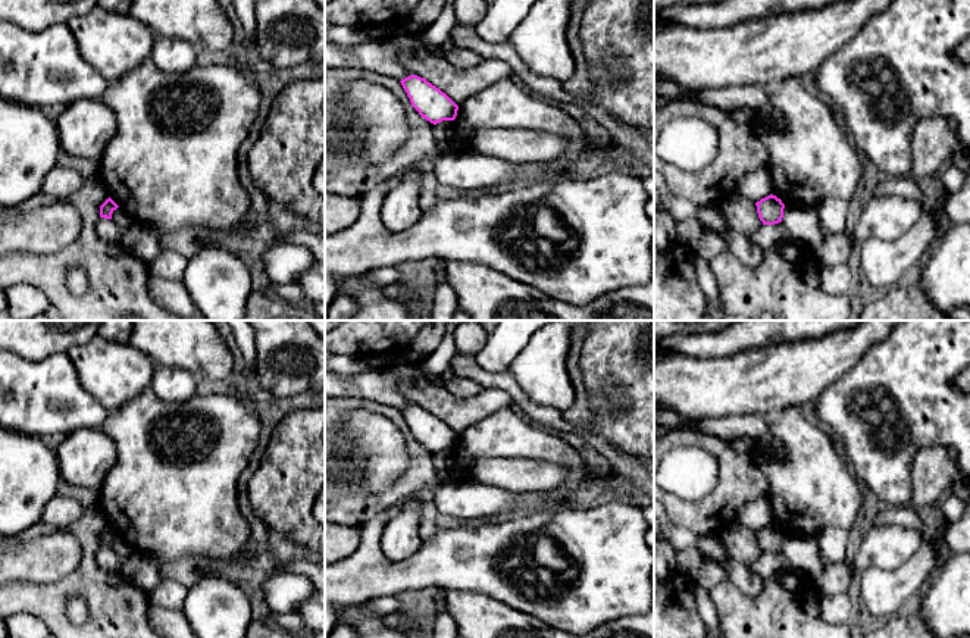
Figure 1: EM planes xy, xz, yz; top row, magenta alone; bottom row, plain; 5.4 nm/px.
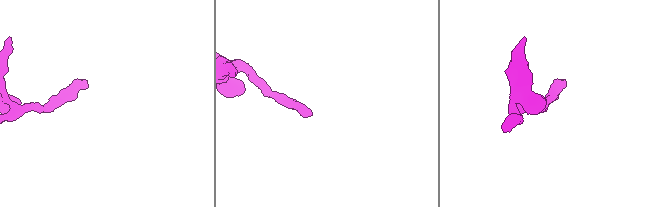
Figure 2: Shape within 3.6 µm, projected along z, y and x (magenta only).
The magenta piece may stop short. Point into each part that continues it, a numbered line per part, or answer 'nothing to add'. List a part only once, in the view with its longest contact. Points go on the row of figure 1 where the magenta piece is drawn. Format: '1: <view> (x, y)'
nothing to add

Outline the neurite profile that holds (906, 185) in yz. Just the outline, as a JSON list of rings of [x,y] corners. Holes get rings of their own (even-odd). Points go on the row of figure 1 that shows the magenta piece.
[[[911,175],[902,176],[883,176],[880,184],[876,187],[873,197],[889,197],[901,196],[905,198],[923,201],[923,190],[919,181]]]

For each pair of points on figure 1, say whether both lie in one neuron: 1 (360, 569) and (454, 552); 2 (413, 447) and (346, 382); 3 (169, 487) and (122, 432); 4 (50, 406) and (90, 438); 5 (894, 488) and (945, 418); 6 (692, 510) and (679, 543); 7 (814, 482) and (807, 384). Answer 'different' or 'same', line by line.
1: same
2: different
3: same
4: different
5: same
6: different
7: different

